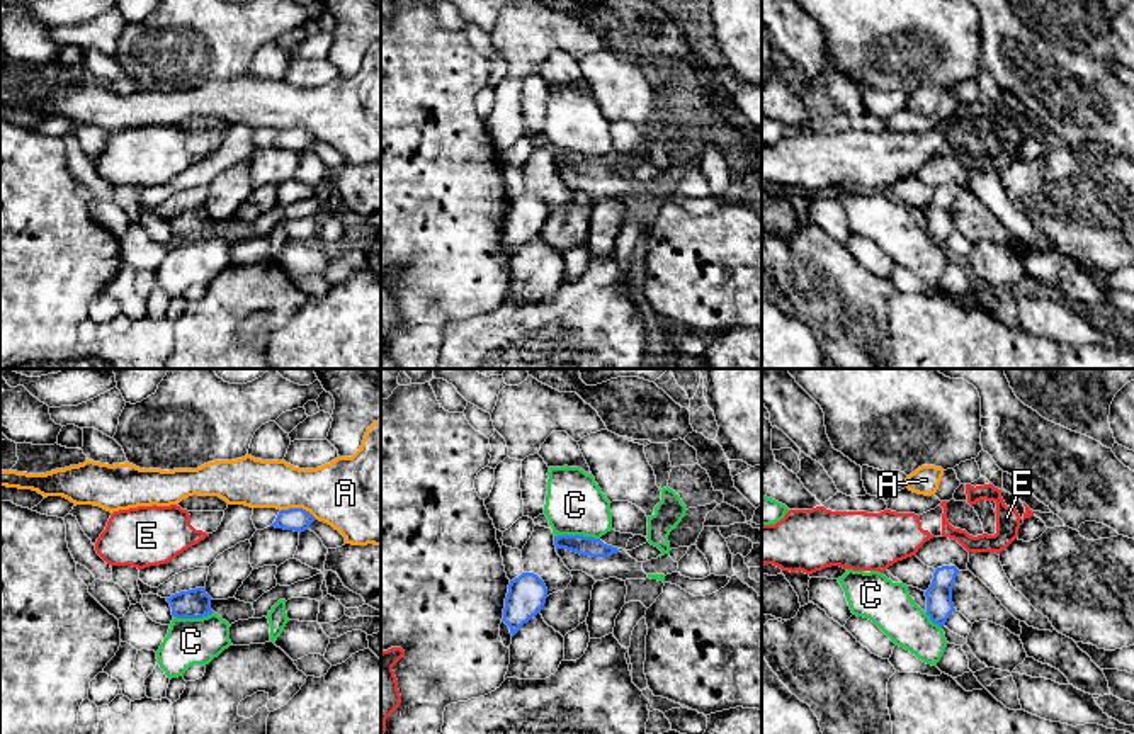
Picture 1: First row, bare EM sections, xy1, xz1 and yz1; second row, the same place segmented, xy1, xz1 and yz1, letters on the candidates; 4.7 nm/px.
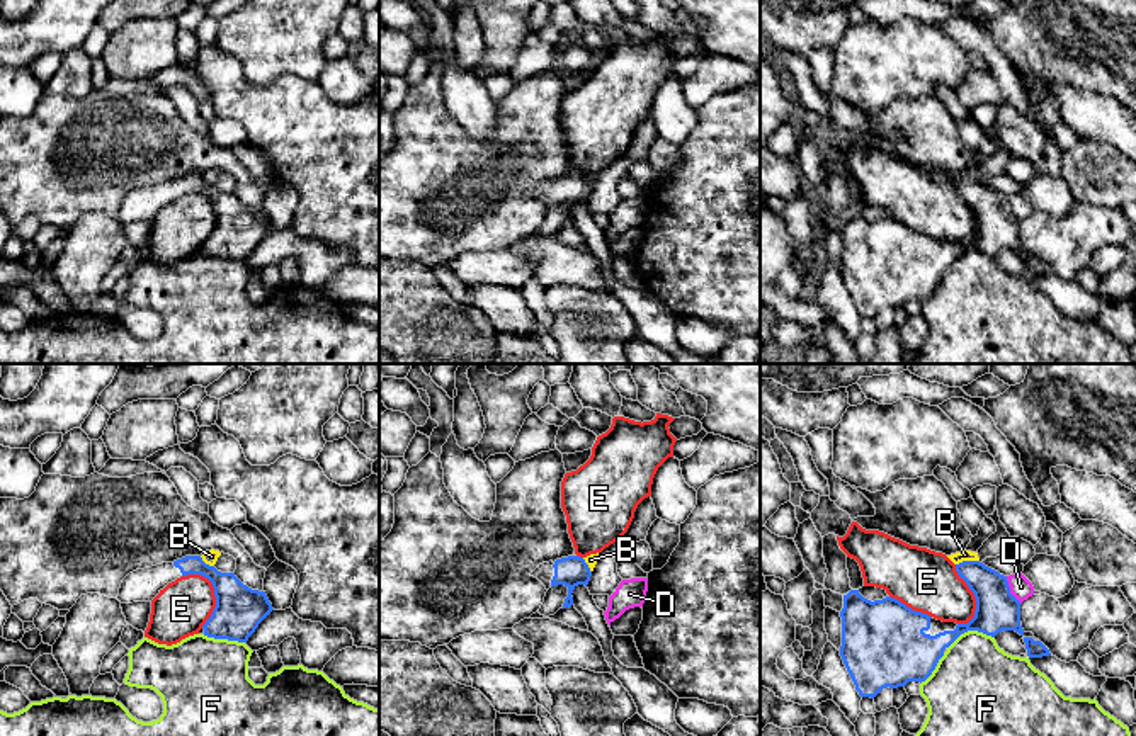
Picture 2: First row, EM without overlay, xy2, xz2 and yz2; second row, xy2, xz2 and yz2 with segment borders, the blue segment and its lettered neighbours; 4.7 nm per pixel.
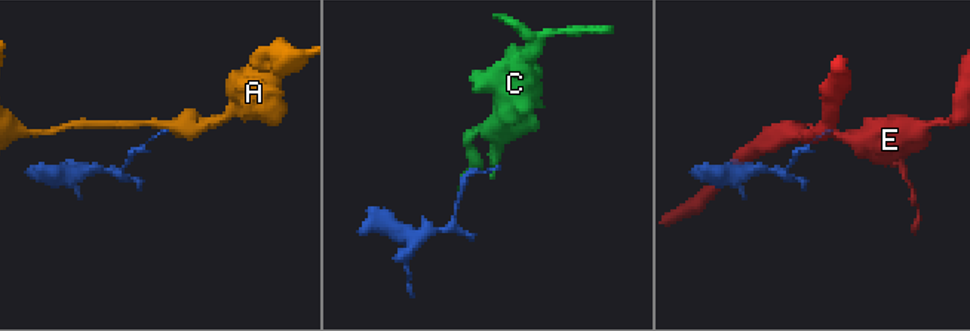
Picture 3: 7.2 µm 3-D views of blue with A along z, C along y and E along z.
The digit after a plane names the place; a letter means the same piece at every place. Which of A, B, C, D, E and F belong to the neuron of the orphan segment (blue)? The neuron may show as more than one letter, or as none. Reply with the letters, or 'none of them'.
none of them

